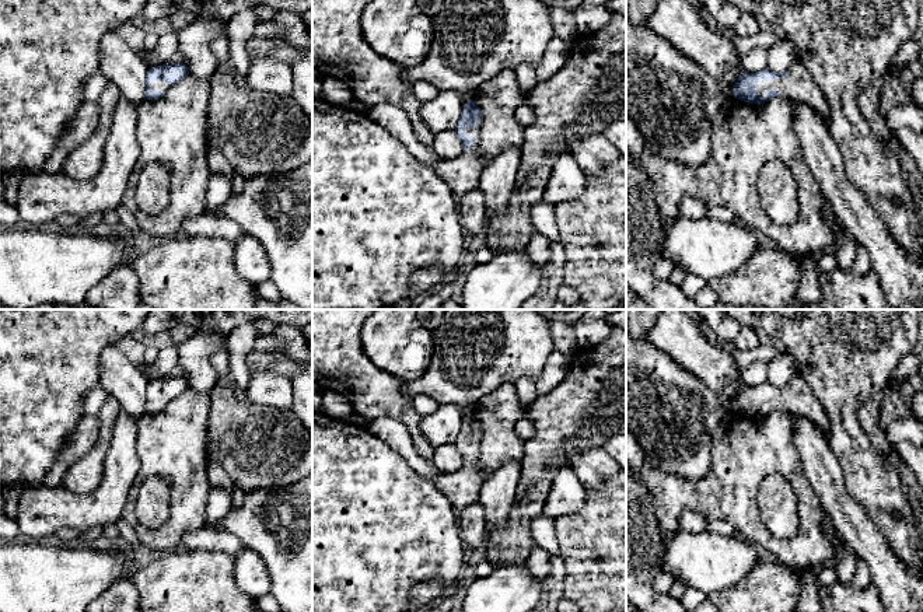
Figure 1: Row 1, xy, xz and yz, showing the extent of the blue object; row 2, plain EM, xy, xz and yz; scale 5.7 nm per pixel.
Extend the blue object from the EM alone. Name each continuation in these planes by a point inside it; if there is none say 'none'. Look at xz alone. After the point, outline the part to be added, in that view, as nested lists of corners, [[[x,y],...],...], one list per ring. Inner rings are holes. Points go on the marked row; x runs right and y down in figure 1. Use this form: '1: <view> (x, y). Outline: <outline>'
1: xz (461, 174). Outline: [[[478,120],[478,127],[468,127],[466,134],[475,137],[472,148],[464,150],[458,157],[452,160],[443,160],[433,164],[438,176],[447,183],[458,202],[468,190],[478,188],[478,181],[483,171],[483,162],[479,155],[479,129],[482,120]]]

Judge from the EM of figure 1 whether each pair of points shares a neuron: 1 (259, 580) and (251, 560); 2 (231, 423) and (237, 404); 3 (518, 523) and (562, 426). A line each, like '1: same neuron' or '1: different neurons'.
1: same neuron
2: same neuron
3: same neuron

